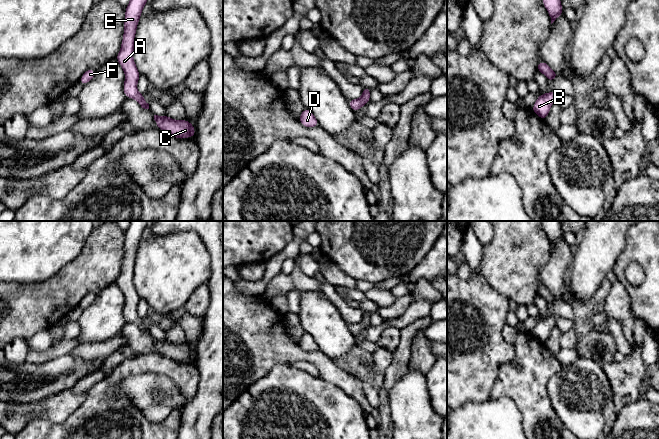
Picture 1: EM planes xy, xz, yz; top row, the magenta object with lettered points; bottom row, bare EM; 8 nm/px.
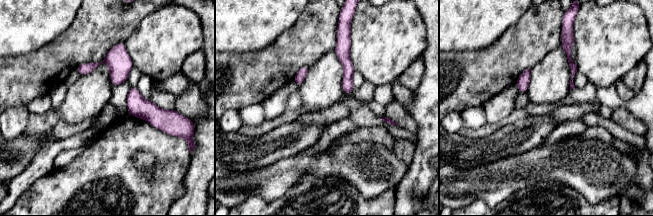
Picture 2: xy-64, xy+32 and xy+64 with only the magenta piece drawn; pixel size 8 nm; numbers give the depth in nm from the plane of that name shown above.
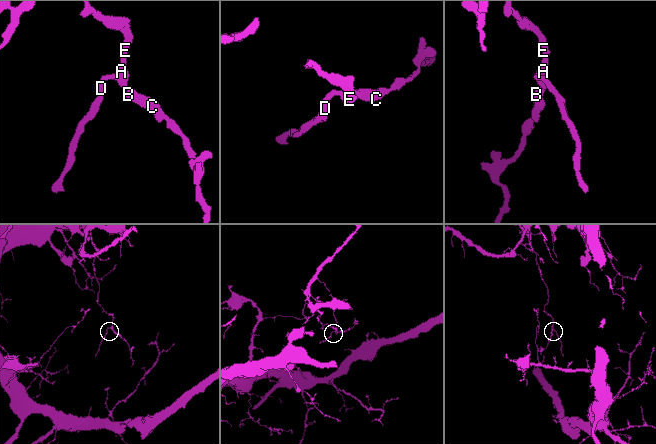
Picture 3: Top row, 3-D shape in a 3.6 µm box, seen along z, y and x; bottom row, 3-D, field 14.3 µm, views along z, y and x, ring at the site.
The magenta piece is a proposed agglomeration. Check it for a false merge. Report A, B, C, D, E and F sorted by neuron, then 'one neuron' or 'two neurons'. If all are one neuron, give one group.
groups A B C D E F; one neuron

